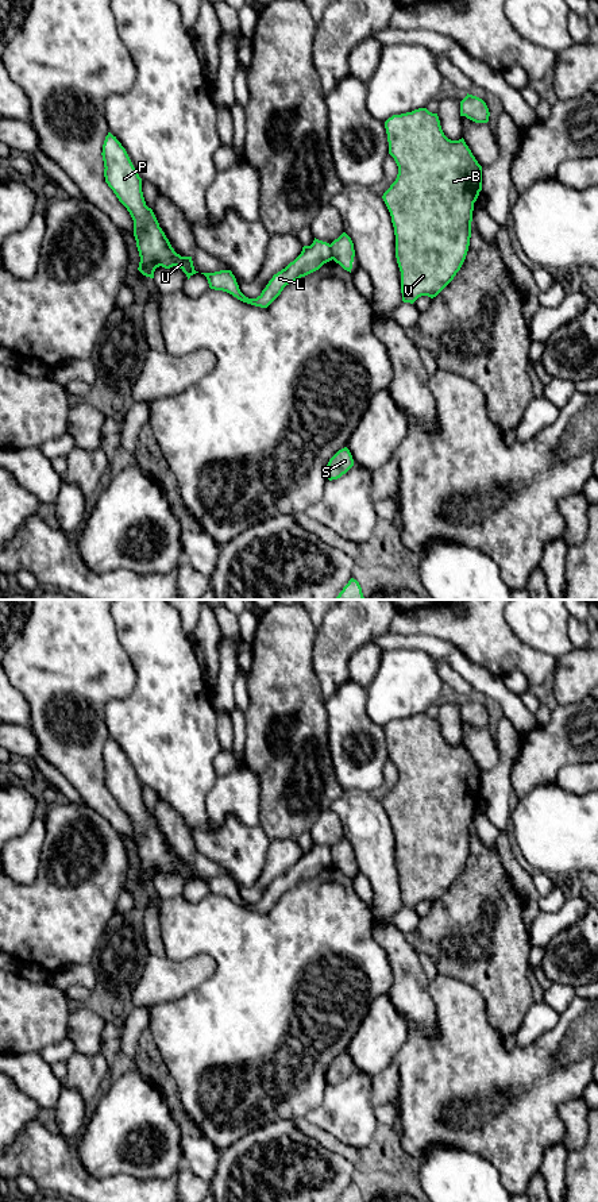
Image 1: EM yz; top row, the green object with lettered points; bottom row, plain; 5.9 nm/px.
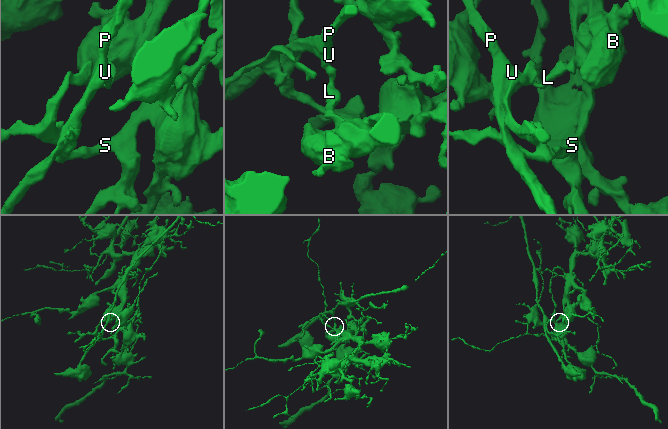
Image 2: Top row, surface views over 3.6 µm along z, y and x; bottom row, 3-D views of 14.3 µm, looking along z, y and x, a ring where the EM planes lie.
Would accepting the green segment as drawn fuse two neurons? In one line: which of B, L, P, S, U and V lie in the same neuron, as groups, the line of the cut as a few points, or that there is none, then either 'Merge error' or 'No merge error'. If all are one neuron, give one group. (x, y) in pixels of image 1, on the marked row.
Groups: B S V / L P U. Split along yz (330, 245), (332, 258). Merge error

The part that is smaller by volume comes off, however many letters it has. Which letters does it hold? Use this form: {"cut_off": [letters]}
{"cut_off": ["L", "P", "U"]}

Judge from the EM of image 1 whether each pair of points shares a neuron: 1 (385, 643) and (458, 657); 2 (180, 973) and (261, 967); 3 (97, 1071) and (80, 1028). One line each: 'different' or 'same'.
1: same
2: different
3: same

